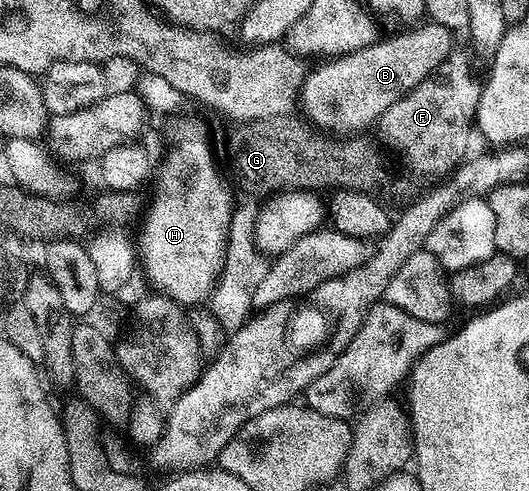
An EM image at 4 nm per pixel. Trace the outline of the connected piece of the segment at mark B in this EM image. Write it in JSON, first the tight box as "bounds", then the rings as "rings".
{"bounds":[297,20,452,136],"rings":[[[427,20],[400,29],[392,38],[380,37],[352,54],[320,61],[319,67],[304,77],[297,97],[298,105],[303,105],[302,117],[327,136],[358,136],[370,131],[390,105],[417,88],[449,56],[451,38],[452,31]]]}

